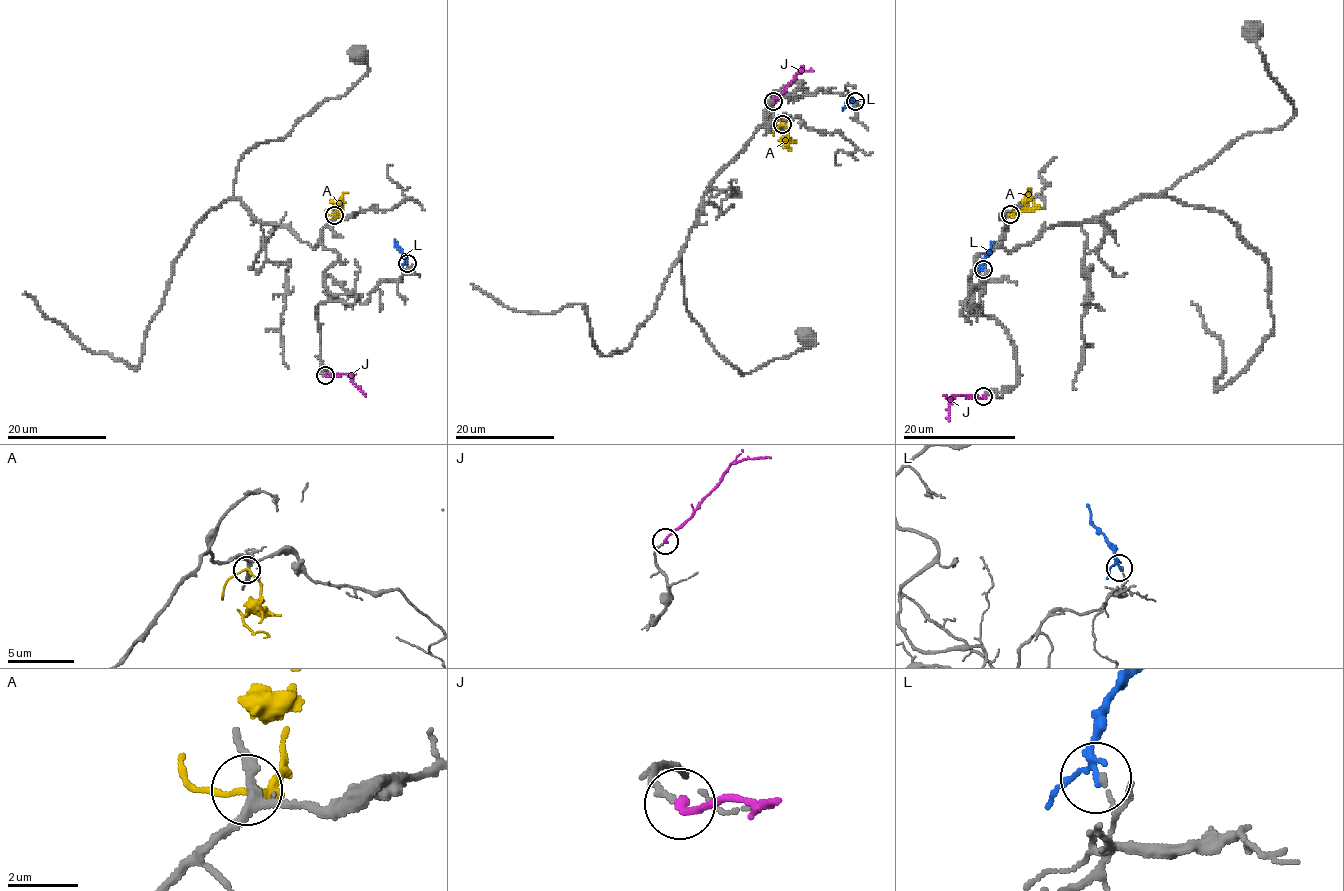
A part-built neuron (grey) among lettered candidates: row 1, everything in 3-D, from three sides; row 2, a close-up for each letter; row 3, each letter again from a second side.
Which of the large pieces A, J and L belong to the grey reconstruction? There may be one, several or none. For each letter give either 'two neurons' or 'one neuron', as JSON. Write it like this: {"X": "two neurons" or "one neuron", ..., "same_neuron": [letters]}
{"A": "two neurons", "J": "one neuron", "L": "two neurons", "same_neuron": ["J"]}

